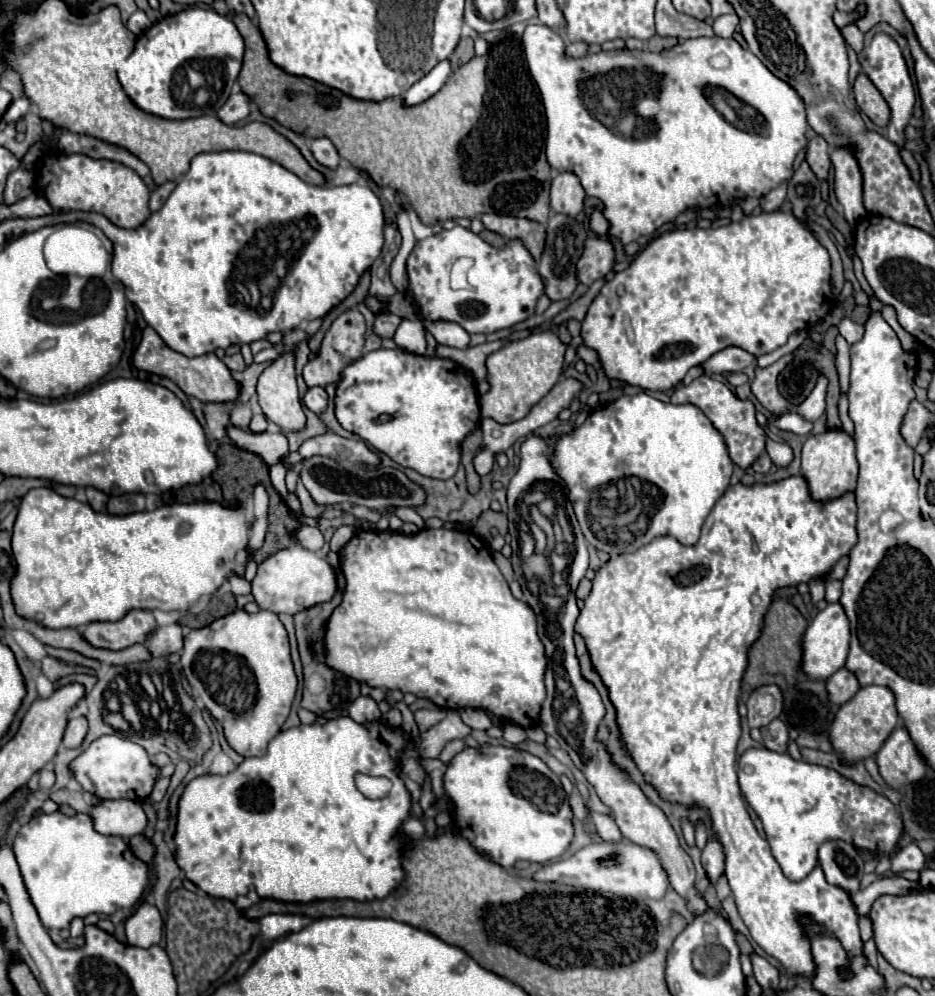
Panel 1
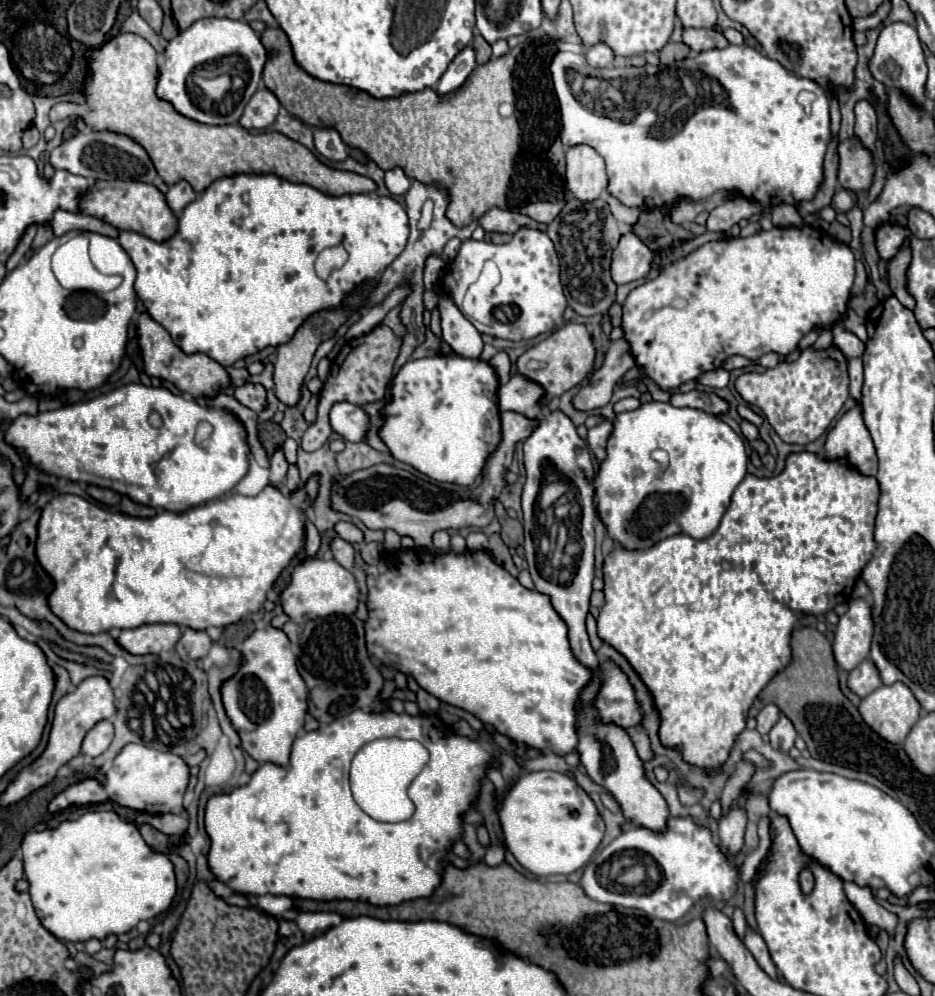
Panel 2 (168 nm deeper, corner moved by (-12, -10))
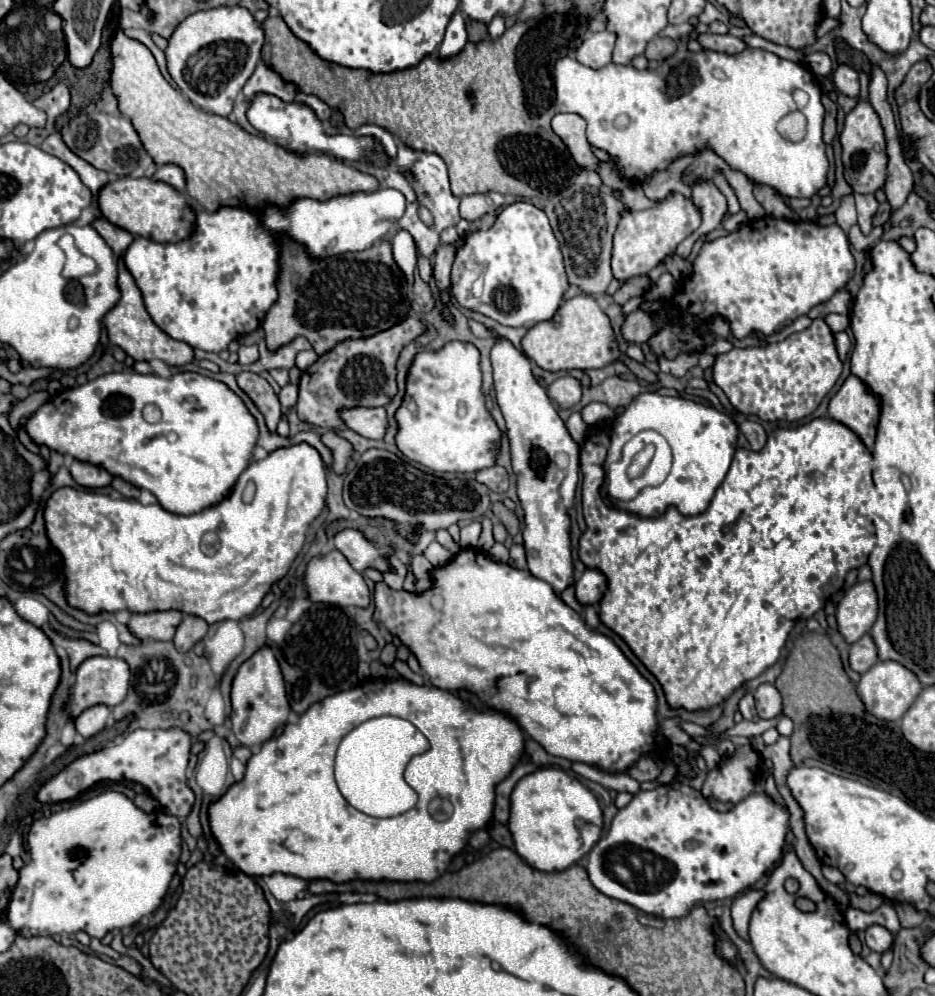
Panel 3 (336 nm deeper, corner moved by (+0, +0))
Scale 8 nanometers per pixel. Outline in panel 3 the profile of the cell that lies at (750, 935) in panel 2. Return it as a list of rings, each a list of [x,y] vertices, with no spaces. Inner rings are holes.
[[[749,890],[741,896],[737,896],[733,900],[733,906],[731,906],[731,918],[733,918],[733,928],[737,930],[737,934],[743,938],[743,940],[749,940],[749,934],[747,934],[747,926],[749,926],[749,916],[753,912],[753,908],[757,906],[757,902],[763,898],[763,892],[761,890]]]

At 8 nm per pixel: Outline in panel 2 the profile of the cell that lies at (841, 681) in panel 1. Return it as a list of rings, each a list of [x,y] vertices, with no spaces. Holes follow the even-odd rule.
[[[867,658],[863,660],[857,668],[853,668],[849,672],[849,688],[865,698],[867,694],[871,694],[873,690],[877,690],[881,686],[881,676],[879,676],[879,670],[875,668],[875,664]]]

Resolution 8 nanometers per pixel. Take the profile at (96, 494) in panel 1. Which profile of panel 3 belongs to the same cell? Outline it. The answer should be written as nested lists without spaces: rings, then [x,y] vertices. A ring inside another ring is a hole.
[[[73,460],[69,470],[71,470],[73,480],[85,488],[103,488],[103,486],[109,486],[113,480],[113,476],[105,468],[99,468],[87,462],[79,462],[79,460]]]

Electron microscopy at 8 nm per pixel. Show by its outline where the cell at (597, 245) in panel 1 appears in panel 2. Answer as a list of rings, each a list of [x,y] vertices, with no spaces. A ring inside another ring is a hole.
[[[627,232],[621,236],[617,250],[613,252],[611,274],[617,284],[629,284],[639,278],[645,278],[651,270],[653,250],[635,234]]]

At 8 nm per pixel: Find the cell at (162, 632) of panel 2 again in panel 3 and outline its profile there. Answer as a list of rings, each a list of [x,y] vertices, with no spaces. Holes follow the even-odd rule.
[[[177,610],[131,614],[127,628],[139,640],[171,640],[181,620],[183,614]]]

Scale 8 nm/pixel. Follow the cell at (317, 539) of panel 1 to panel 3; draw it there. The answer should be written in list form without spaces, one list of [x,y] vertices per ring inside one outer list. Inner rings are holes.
[[[341,530],[335,534],[333,544],[357,572],[363,572],[367,566],[375,566],[381,572],[387,570],[387,552],[365,540],[363,532]]]

